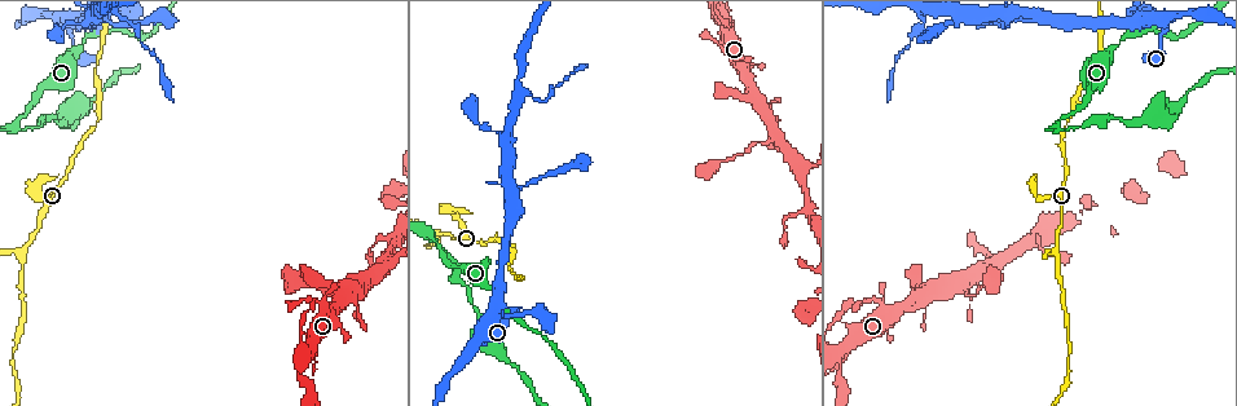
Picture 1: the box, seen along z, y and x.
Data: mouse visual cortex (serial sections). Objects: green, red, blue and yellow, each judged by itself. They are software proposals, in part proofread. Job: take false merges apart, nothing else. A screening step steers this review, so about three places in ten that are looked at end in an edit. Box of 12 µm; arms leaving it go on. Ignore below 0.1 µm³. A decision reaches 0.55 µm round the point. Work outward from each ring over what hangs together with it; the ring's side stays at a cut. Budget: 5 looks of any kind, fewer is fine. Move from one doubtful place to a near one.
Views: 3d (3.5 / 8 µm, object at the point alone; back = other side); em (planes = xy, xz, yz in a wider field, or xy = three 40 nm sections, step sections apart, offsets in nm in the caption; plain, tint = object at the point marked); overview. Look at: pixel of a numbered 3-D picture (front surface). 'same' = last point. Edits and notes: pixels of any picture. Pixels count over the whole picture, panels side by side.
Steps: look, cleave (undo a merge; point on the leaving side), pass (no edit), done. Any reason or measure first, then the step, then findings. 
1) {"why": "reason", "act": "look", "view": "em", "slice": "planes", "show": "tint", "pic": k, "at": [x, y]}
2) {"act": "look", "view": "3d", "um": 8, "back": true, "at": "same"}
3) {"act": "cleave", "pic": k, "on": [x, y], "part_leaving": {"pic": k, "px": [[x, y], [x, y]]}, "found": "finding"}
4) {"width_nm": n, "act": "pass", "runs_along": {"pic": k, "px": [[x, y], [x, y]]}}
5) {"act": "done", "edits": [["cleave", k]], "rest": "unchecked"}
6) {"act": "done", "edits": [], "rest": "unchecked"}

{"why": "three arms meet", "act": "look", "view": "3d", "um": 8, "pic": 1, "at": [24, 247]}

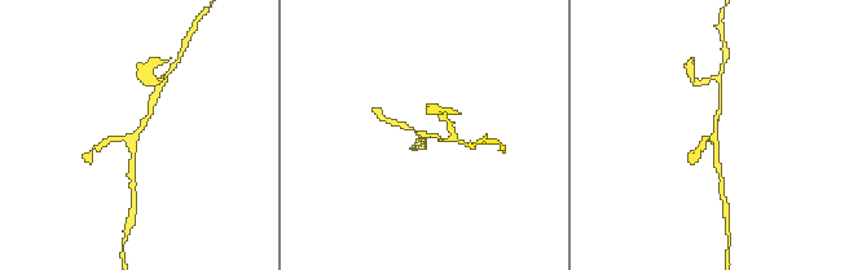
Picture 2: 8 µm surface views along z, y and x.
{"arms": 3, "arm_widths_nm": [150, 150, 200], "act": "look", "view": "em", "slice": "xy", "step": 3, "show": "tint", "pic": 2, "at": [713, 133]}

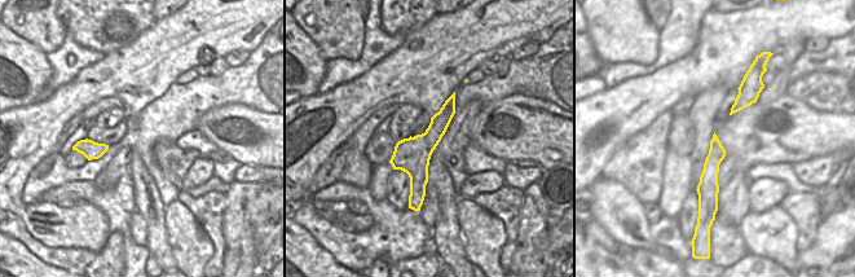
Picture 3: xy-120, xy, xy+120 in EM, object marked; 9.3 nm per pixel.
{"width_nm": 340, "act": "pass", "runs_along": {"pic": 2, "px": [[153, 105], [133, 141], [132, 173]]}, "found": "continuous, no second cell"}

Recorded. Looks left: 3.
{"why": "sharp bend", "act": "look", "view": "3d", "um": 3.5, "back": true, "pic": 1, "at": [1052, 125]}

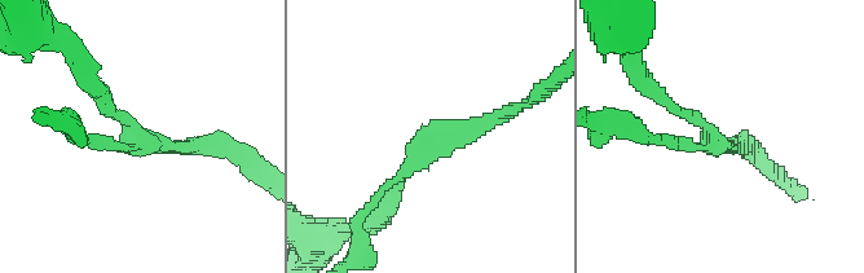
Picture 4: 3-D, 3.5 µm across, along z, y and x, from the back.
{"act": "pass", "runs_along": {"pic": 4, "px": [[102, 95], [133, 146], [86, 139]]}, "found": "continuous, no second cell"}

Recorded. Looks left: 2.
{"act": "done", "edits": [], "rest": "unchecked"}

